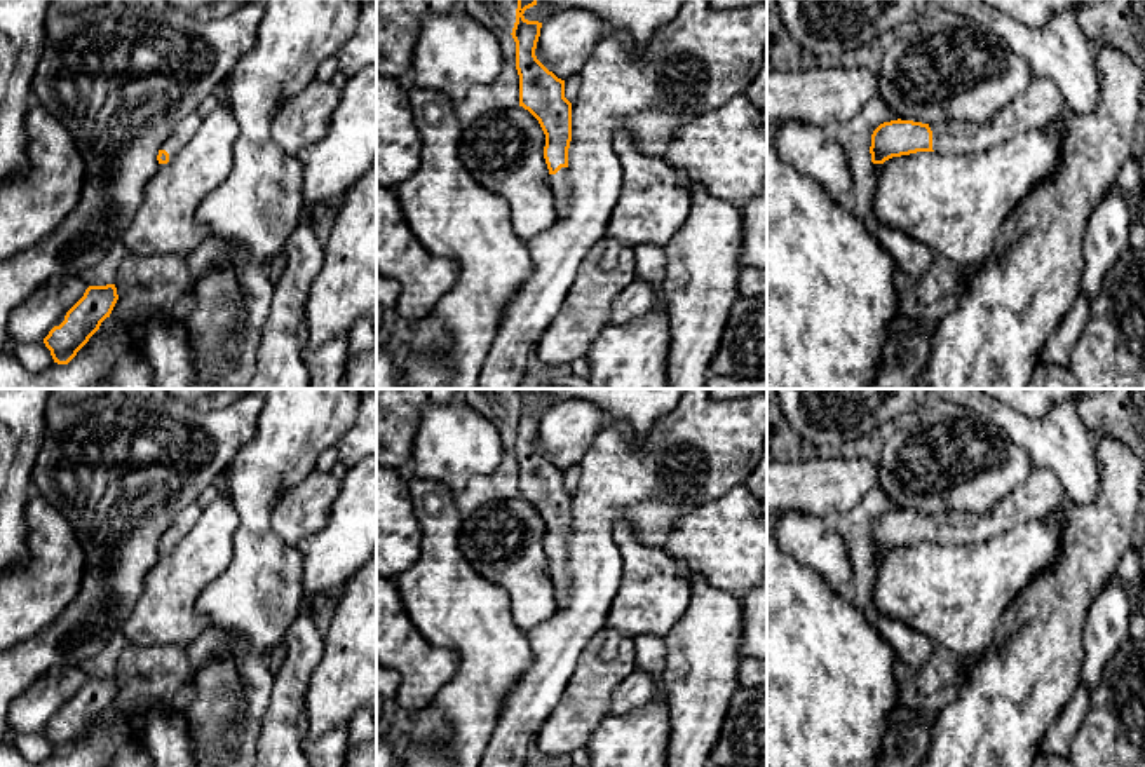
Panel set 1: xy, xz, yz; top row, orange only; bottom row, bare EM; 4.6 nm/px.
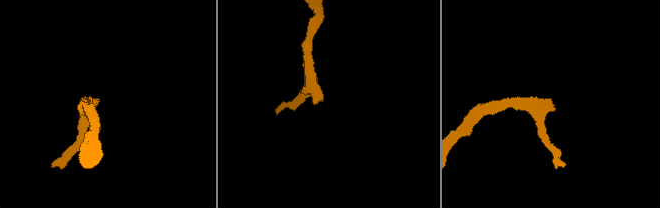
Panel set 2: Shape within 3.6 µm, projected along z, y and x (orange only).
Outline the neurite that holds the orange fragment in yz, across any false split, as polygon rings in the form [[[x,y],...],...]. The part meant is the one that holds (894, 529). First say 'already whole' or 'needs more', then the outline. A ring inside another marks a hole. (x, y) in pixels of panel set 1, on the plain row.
needs more; [[[1032,467],[1026,483],[999,500],[986,514],[941,511],[922,514],[891,511],[871,525],[871,553],[884,554],[892,547],[917,542],[972,544],[1004,533],[1028,514],[1046,516],[1058,509],[1068,493],[1058,476],[1047,467]]]

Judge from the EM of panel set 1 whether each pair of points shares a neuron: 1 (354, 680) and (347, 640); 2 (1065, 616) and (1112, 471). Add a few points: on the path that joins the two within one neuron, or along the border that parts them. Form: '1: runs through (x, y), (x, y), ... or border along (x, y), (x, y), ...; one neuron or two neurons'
1: runs through (354, 670), (354, 651); one neuron
2: runs through (1076, 579), (1112, 508); one neuron

